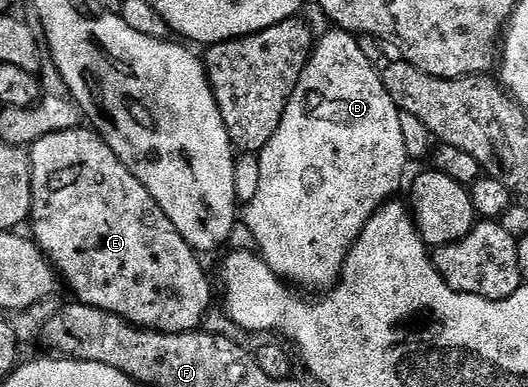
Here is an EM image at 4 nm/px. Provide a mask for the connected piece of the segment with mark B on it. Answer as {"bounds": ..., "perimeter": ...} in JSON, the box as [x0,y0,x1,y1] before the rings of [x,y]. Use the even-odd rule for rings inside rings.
{"bounds":[241,28,409,292],"perimeter":[[[331,28],[331,31],[324,36],[323,39],[318,39],[317,45],[311,51],[311,58],[307,61],[306,68],[301,72],[301,80],[297,80],[297,88],[293,88],[293,96],[289,96],[289,104],[285,108],[285,112],[281,116],[281,124],[277,128],[277,132],[273,132],[273,140],[269,140],[269,144],[265,144],[265,148],[260,150],[259,153],[259,163],[261,164],[261,185],[257,188],[257,196],[253,196],[251,202],[246,203],[245,209],[247,210],[241,214],[241,219],[245,224],[249,226],[251,232],[253,232],[253,237],[257,244],[258,253],[261,255],[263,261],[268,262],[271,266],[272,272],[277,275],[278,278],[283,279],[284,282],[290,284],[292,287],[299,288],[298,286],[304,286],[307,290],[319,290],[315,292],[326,292],[331,289],[339,280],[339,275],[343,273],[343,261],[346,260],[348,252],[351,251],[351,246],[357,240],[357,236],[363,231],[363,228],[367,221],[373,217],[380,209],[384,206],[386,202],[392,201],[396,197],[395,194],[399,190],[399,185],[403,182],[403,173],[407,170],[407,165],[409,165],[409,159],[407,153],[405,152],[405,136],[401,136],[401,116],[400,109],[395,105],[395,101],[389,96],[389,92],[385,88],[383,83],[383,75],[377,69],[377,67],[369,60],[369,56],[365,56],[365,52],[361,52],[359,47],[359,38],[356,35],[338,28]]]}

